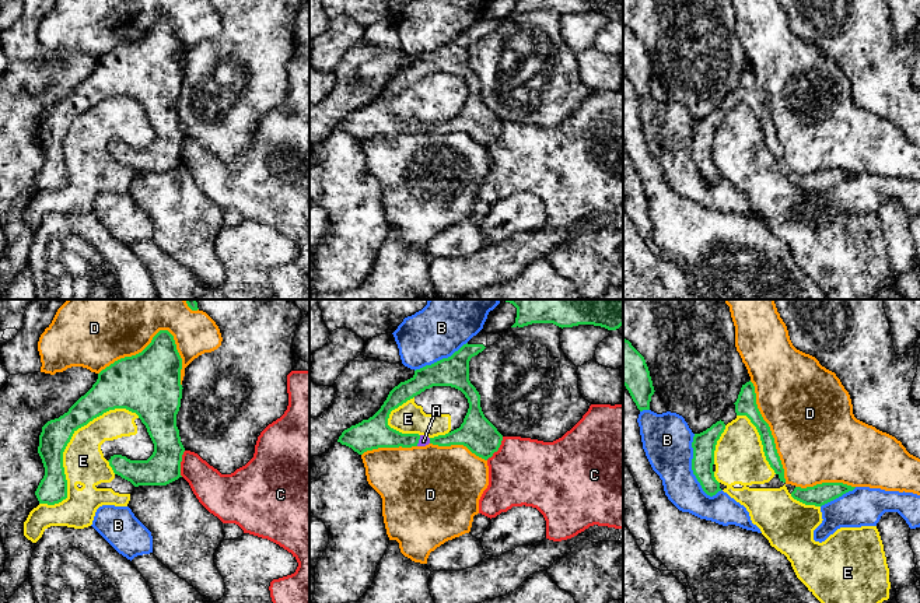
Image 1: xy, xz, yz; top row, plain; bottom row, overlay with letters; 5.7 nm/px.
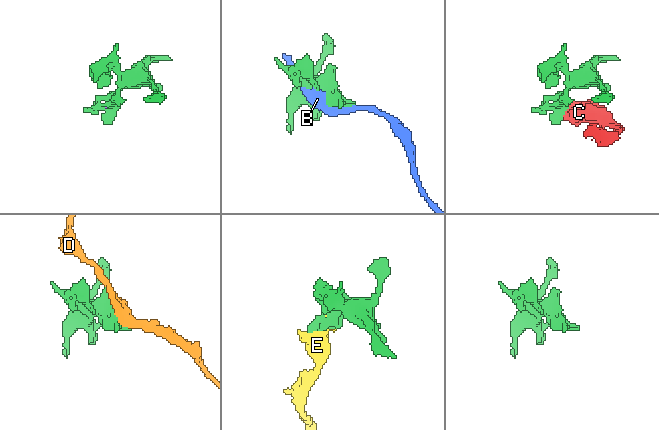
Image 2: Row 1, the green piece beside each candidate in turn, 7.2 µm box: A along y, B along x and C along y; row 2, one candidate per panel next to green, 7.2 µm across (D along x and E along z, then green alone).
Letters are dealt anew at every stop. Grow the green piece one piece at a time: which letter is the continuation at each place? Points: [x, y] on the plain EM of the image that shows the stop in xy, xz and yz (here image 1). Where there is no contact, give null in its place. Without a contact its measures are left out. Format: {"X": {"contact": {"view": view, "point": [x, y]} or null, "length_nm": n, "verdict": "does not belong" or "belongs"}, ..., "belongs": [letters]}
{"A": {"contact": {"view": "xz", "point": [417, 128]}, "length_nm": 70, "verdict": "belongs"}, "B": {"contact": {"view": "yz", "point": [692, 153]}, "length_nm": 380, "verdict": "does not belong"}, "C": {"contact": {"view": "xy", "point": [179, 150]}, "length_nm": 150, "verdict": "does not belong"}, "D": {"contact": {"view": "xy", "point": [149, 31]}, "length_nm": 500, "verdict": "does not belong"}, "E": {"contact": {"view": "xy", "point": [66, 132]}, "length_nm": 750, "verdict": "does not belong"}, "belongs": ["A"]}

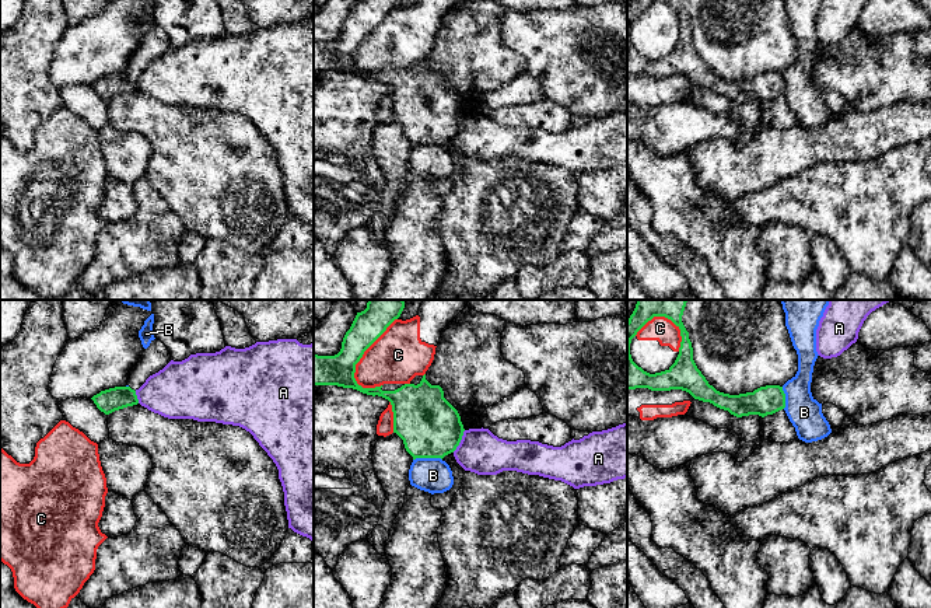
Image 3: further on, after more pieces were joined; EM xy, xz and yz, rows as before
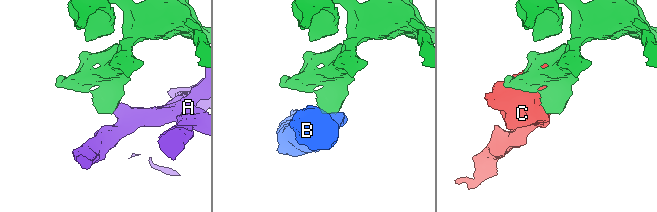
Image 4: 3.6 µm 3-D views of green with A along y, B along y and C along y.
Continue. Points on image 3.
{"A": {"contact": {"view": "xz", "point": [459, 128]}, "length_nm": 150, "verdict": "does not belong"}, "B": {"contact": {"view": "xz", "point": [427, 143]}, "length_nm": 170, "verdict": "does not belong"}, "C": {"contact": {"view": "xz", "point": [363, 39]}, "length_nm": 460, "verdict": "does not belong"}, "belongs": []}

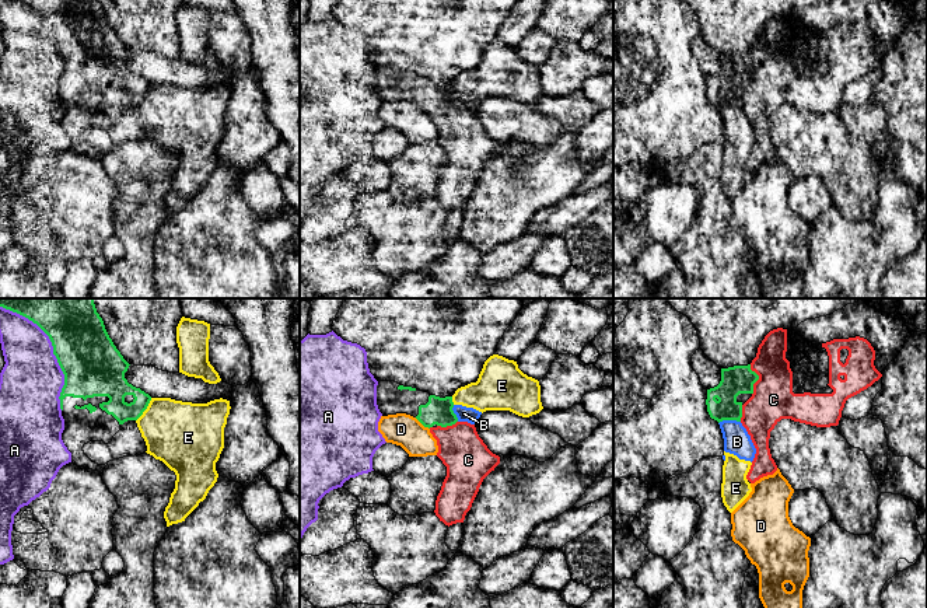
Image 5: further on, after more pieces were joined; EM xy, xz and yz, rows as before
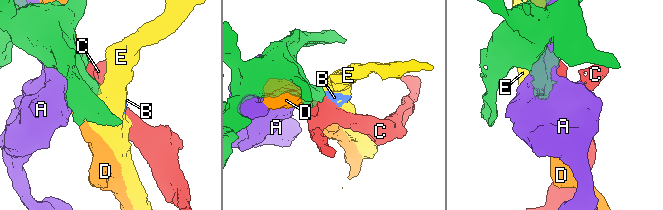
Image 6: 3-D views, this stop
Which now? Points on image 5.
{"A": {"contact": {"view": "xy", "point": [56, 44]}, "length_nm": 600, "verdict": "does not belong"}, "B": {"contact": {"view": "yz", "point": [728, 105]}, "length_nm": 130, "verdict": "does not belong"}, "C": {"contact": {"view": "yz", "point": [758, 65]}, "length_nm": 180, "verdict": "belongs"}, "D": {"contact": {"view": "xz", "point": [422, 109]}, "length_nm": 110, "verdict": "does not belong"}, "E": {"contact": {"view": "xy", "point": [146, 94]}, "length_nm": 160, "verdict": "does not belong"}, "belongs": ["C"]}

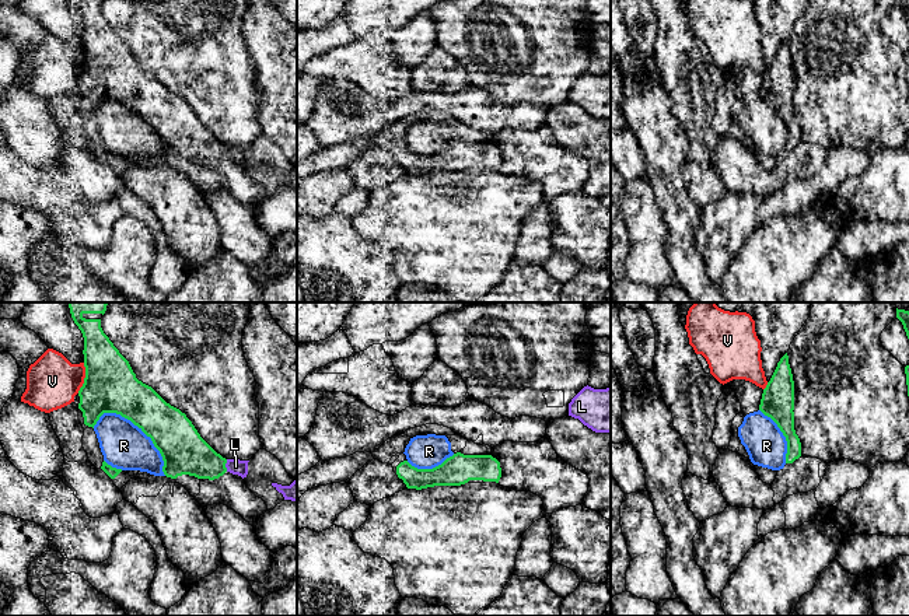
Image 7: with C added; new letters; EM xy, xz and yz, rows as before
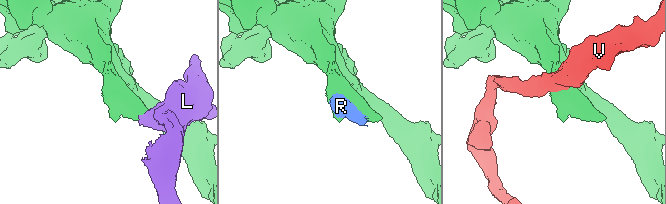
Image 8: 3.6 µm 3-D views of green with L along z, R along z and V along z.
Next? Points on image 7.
{"L": {"contact": {"view": "xy", "point": [224, 151]}, "length_nm": 70, "verdict": "does not belong"}, "R": {"contact": {"view": "xy", "point": [143, 118]}, "length_nm": 500, "verdict": "does not belong"}, "V": {"contact": {"view": "xy", "point": [84, 65]}, "length_nm": 180, "verdict": "does not belong"}, "belongs": []}

